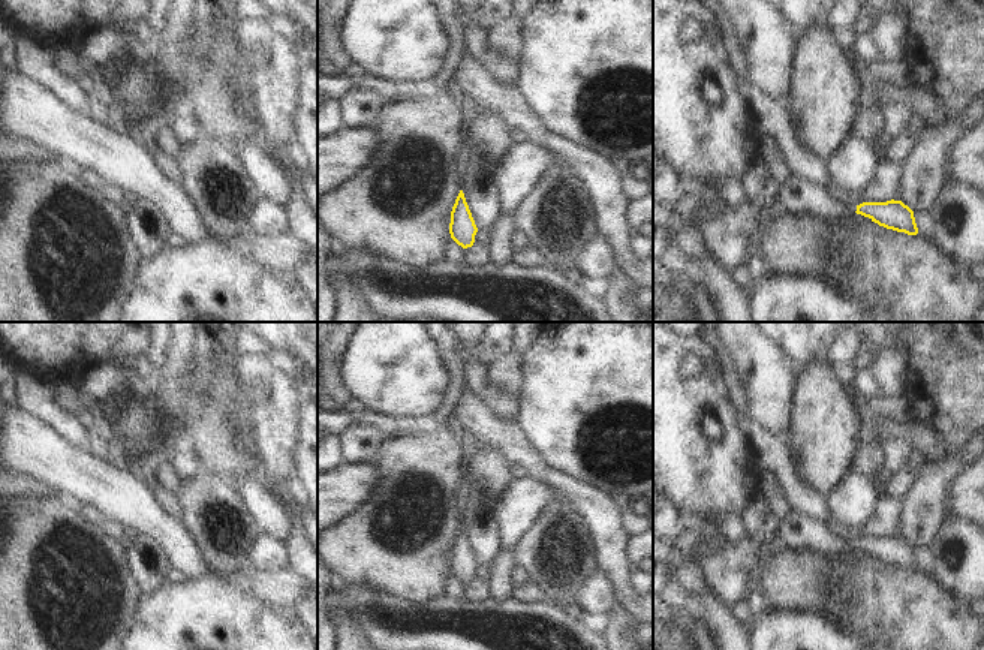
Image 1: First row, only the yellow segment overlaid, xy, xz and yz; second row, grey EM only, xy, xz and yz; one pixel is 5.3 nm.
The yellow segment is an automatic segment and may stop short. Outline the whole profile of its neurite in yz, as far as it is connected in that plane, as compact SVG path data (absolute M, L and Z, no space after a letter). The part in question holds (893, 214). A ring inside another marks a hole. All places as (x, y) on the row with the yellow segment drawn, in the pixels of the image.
M791 175L783 184L783 196L791 201L791 207L797 214L815 214L816 217L831 219L857 213L887 229L908 235L918 234L914 211L902 201L891 199L887 202L843 205L834 201L825 187L819 187L797 175Z

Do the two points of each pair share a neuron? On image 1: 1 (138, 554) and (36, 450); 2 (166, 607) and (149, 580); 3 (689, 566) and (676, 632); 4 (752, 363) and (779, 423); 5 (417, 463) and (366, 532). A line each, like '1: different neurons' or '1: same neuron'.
1: different neurons
2: different neurons
3: different neurons
4: same neuron
5: same neuron

